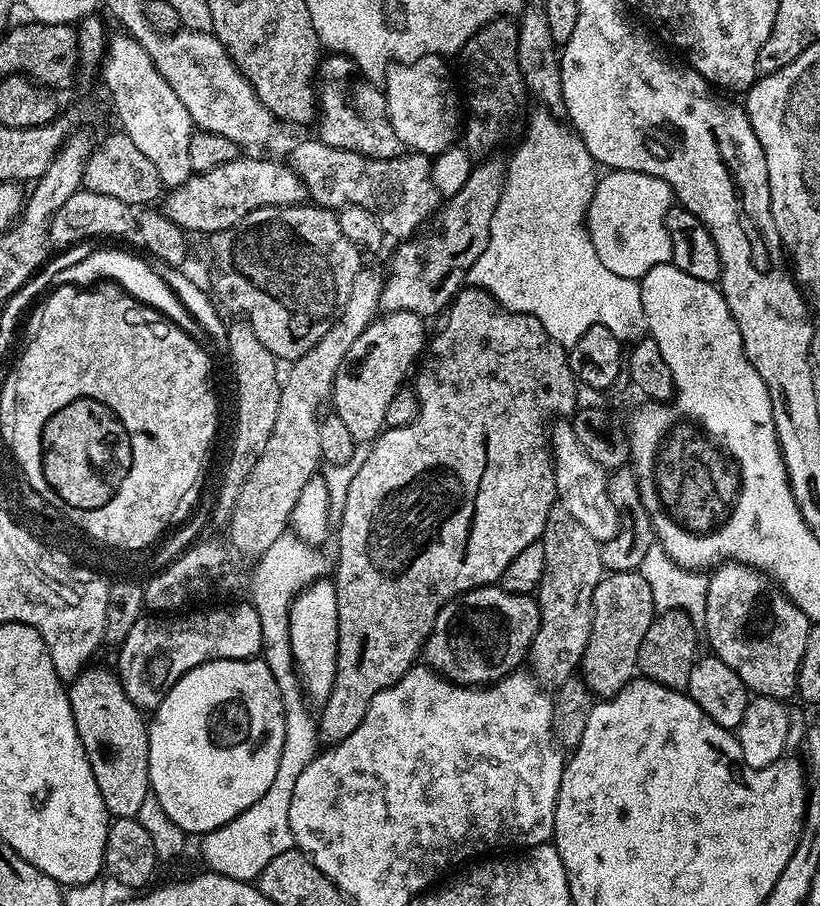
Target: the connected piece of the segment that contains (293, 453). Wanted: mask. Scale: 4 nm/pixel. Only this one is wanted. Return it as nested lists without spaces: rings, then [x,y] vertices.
[[[361,267],[360,273],[354,278],[354,290],[350,290],[350,298],[346,302],[346,310],[322,334],[322,338],[302,358],[291,361],[292,368],[283,377],[280,385],[280,401],[278,402],[278,418],[274,418],[274,434],[270,434],[270,442],[266,442],[266,450],[262,450],[262,458],[254,462],[254,470],[250,470],[250,478],[246,478],[246,486],[242,486],[238,494],[236,505],[232,510],[231,520],[226,525],[226,532],[232,539],[231,547],[245,552],[251,558],[258,558],[278,542],[280,536],[289,531],[292,511],[298,502],[298,494],[310,482],[321,467],[320,447],[322,446],[322,434],[320,433],[320,407],[327,405],[332,398],[332,383],[335,382],[335,375],[338,374],[339,366],[346,358],[347,351],[353,346],[354,340],[358,338],[369,323],[375,320],[381,311],[380,295],[384,289],[385,273],[376,268]]]

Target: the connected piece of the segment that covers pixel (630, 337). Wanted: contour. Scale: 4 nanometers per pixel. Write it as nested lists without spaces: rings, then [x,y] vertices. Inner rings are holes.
[[[544,115],[548,116],[529,122],[528,134],[520,149],[507,161],[508,174],[504,178],[502,198],[498,198],[498,210],[494,210],[494,219],[490,221],[488,245],[478,262],[470,266],[467,283],[492,295],[501,309],[538,318],[546,334],[565,350],[571,350],[574,342],[595,324],[606,326],[621,342],[635,341],[641,335],[646,308],[639,283],[630,278],[618,278],[618,274],[606,270],[588,237],[586,221],[596,189],[598,165],[583,140],[567,123],[559,124],[552,117],[555,115]]]

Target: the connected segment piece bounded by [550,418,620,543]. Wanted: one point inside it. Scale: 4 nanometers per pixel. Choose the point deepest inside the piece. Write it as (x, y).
(581, 485)

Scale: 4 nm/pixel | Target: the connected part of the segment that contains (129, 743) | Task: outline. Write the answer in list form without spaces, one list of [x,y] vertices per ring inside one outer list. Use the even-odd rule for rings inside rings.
[[[88,666],[67,685],[68,697],[70,698],[70,710],[74,714],[74,726],[78,726],[78,738],[86,750],[86,758],[90,762],[90,770],[94,770],[94,782],[98,782],[98,790],[101,791],[102,801],[108,815],[112,818],[117,816],[131,816],[136,818],[150,795],[148,782],[148,725],[145,713],[140,710],[126,696],[126,690],[120,677],[110,667],[94,668]]]

